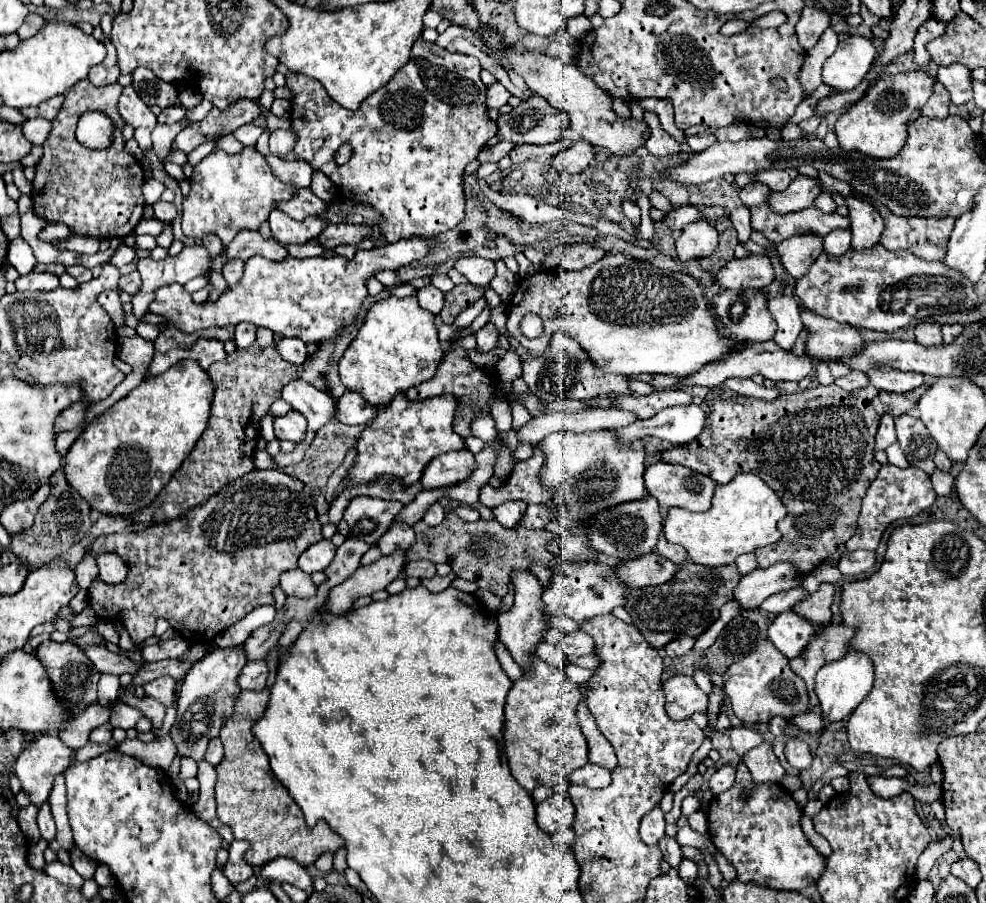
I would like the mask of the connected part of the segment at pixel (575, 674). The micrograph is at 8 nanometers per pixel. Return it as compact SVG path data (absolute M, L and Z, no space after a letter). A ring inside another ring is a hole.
M567 664L565 672L567 672L569 680L575 682L575 684L581 684L581 682L585 682L585 680L591 676L591 670L583 670L583 668L575 666L575 664Z

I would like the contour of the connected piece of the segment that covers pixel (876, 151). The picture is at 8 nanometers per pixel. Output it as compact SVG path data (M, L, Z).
M925 70L883 74L867 90L867 94L835 122L839 146L845 150L859 150L873 158L889 158L897 154L899 146L905 144L909 122L921 114L921 108L927 102L933 84L935 78L929 76Z

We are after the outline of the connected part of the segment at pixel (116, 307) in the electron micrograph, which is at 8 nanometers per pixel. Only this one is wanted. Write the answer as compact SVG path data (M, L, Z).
M103 292L101 294L101 306L105 306L107 314L111 316L115 328L123 328L125 326L125 312L121 308L121 298L119 298L119 292Z

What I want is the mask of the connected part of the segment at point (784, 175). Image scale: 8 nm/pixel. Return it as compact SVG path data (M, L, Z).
M789 168L789 170L763 170L755 174L755 180L767 184L771 190L785 190L793 178L797 178L799 172Z

